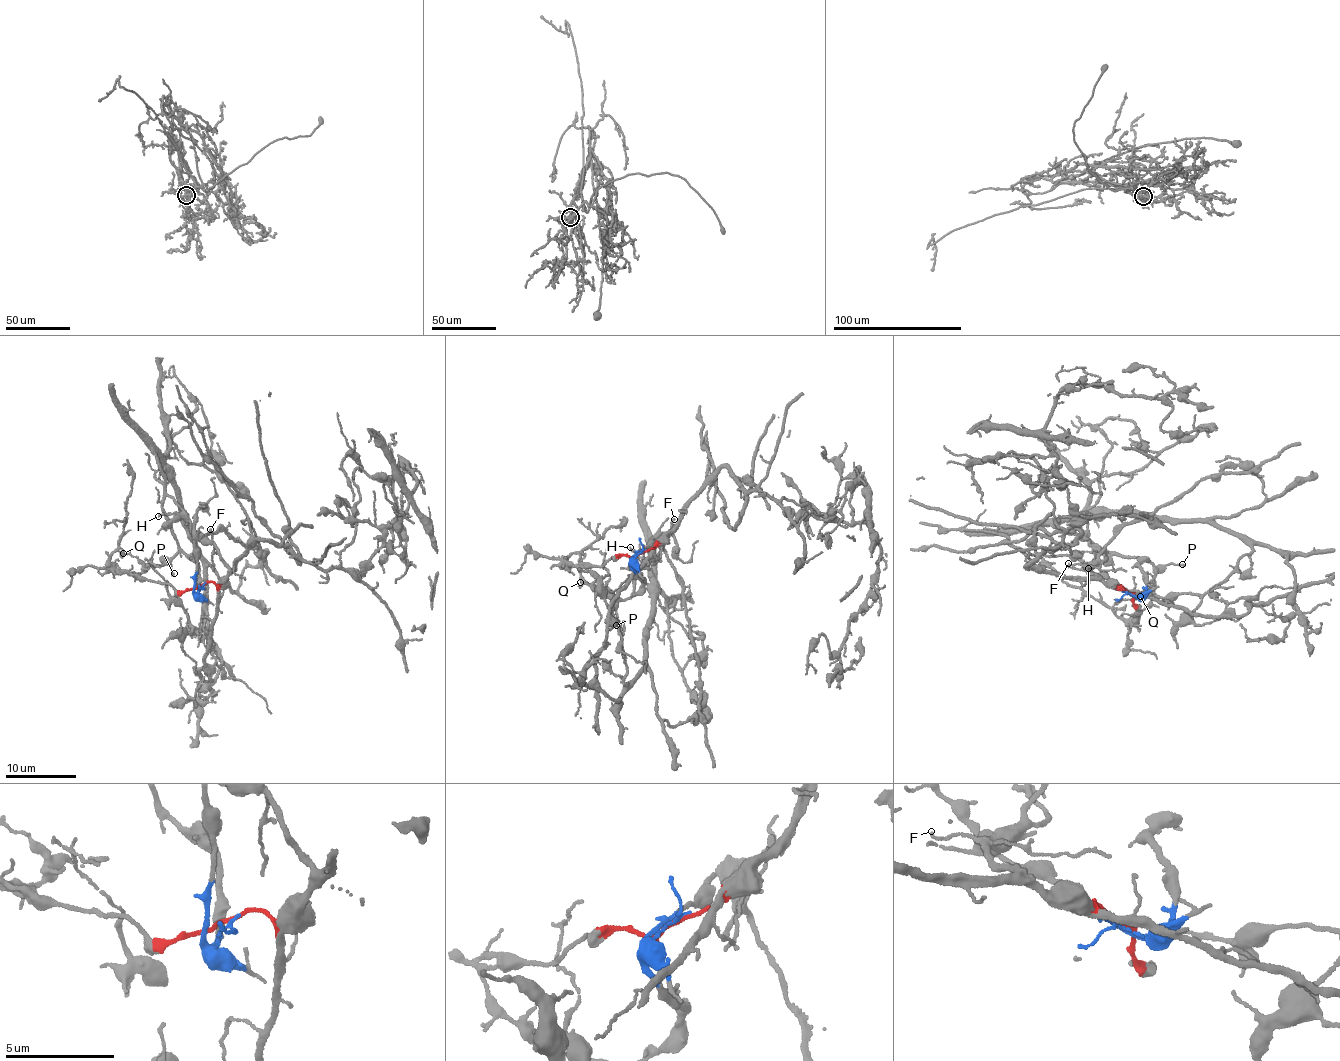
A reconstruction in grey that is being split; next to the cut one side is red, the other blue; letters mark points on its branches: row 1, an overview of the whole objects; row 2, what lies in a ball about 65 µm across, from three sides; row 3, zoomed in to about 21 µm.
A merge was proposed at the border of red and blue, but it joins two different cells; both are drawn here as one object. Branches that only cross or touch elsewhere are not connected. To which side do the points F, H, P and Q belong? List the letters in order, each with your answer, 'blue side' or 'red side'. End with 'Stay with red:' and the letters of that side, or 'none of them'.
F: red side
H: red side
P: blue side
Q: blue side
Stay with red: F, H

